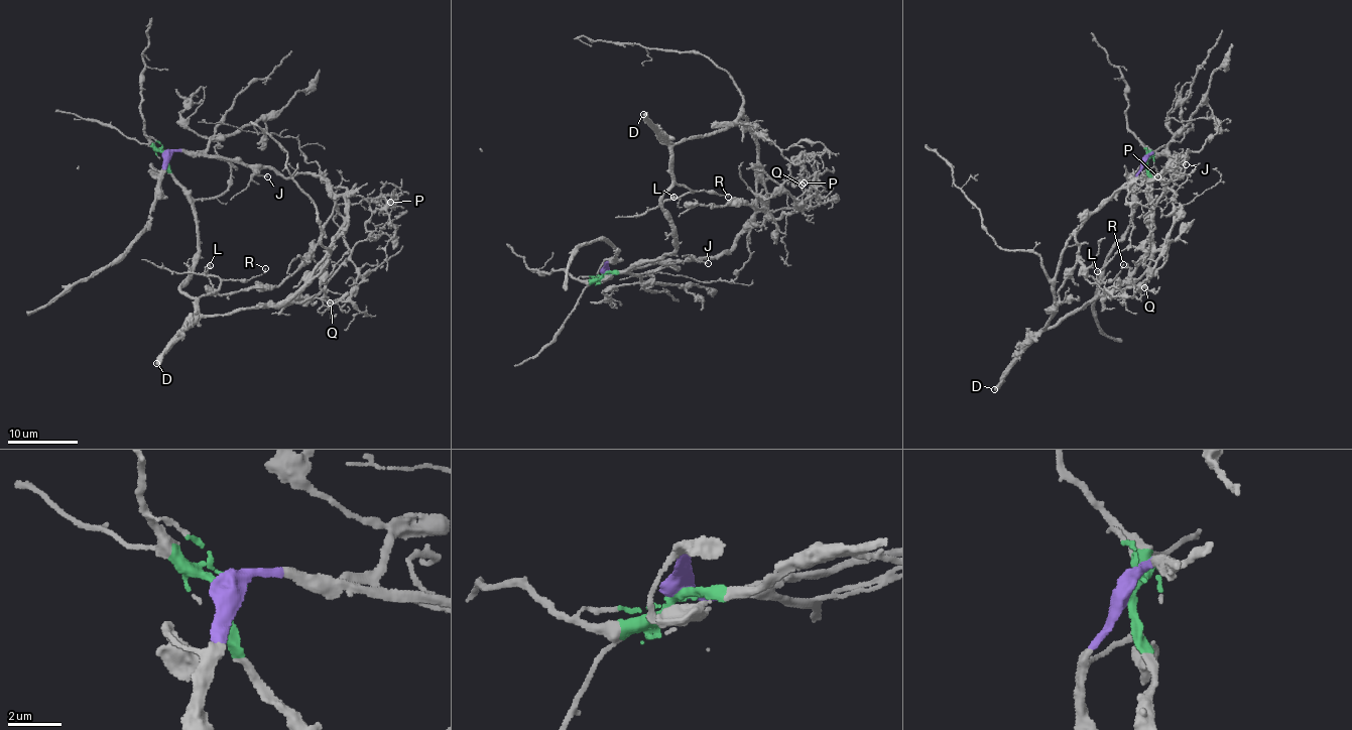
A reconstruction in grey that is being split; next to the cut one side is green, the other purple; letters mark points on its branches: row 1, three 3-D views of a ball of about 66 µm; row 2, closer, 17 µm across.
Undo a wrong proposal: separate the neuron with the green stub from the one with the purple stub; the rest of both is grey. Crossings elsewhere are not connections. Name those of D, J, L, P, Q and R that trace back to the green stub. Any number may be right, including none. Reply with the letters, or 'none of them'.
D, L, R

